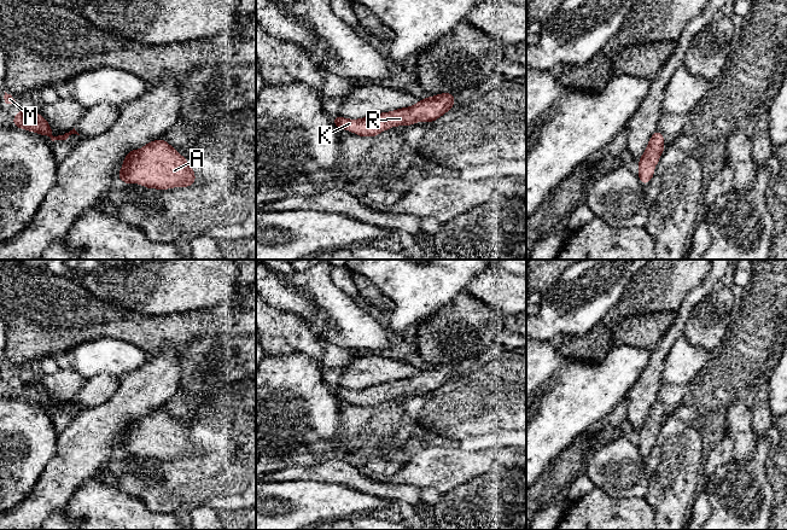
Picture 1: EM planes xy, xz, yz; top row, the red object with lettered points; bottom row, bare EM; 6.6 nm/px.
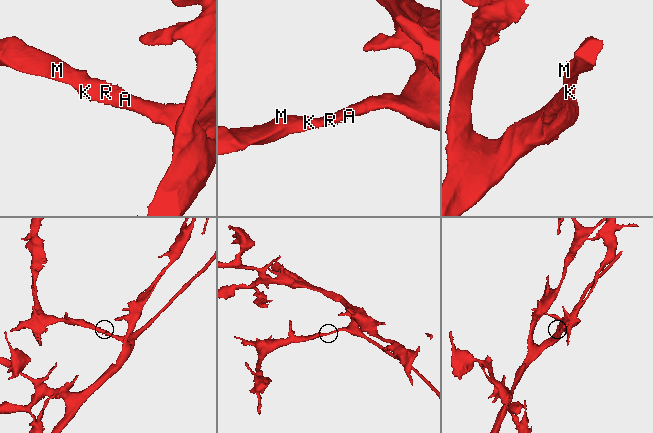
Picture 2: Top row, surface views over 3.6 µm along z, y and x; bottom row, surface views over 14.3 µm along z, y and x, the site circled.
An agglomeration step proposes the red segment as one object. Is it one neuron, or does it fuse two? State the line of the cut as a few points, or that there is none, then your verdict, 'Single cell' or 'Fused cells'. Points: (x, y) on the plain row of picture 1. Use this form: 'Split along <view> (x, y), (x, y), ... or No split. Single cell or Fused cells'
No split. Single cell

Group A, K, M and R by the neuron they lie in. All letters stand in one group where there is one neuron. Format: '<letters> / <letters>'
A K M R

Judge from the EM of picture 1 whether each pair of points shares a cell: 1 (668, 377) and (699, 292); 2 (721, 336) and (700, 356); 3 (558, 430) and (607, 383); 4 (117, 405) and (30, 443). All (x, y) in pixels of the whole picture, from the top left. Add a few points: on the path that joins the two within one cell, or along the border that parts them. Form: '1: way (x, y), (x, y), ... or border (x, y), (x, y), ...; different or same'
1: border (682, 335), (672, 344), (665, 359); different
2: border (683, 335), (692, 344), (701, 347), (709, 353); different
3: way (570, 418), (595, 392); same
4: border (58, 435), (56, 453), (48, 461); different

